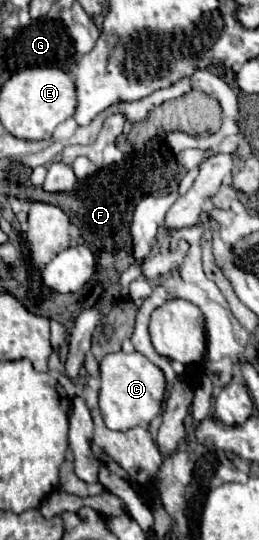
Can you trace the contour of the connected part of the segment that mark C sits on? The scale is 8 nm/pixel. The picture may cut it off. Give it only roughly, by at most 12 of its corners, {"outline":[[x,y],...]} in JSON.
{"outline":[[140,353],[100,361],[100,411],[112,431],[146,427],[164,373]]}

